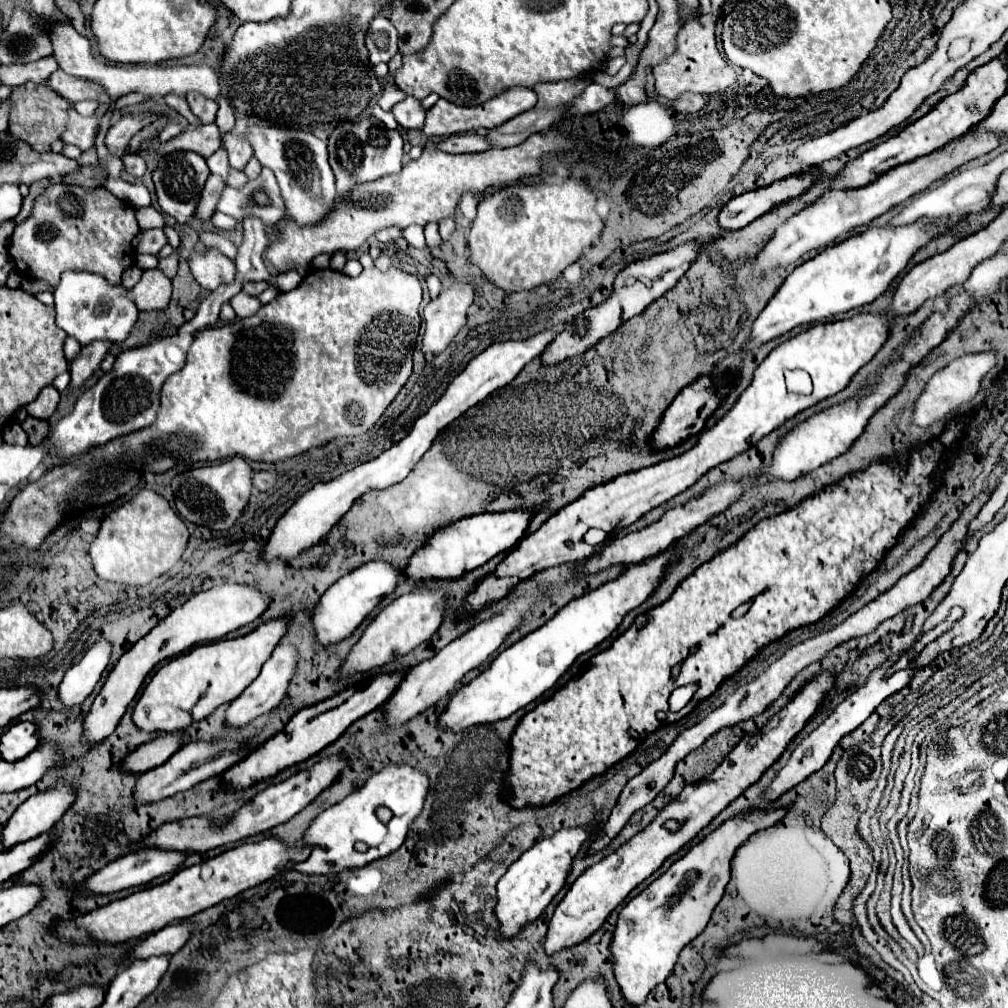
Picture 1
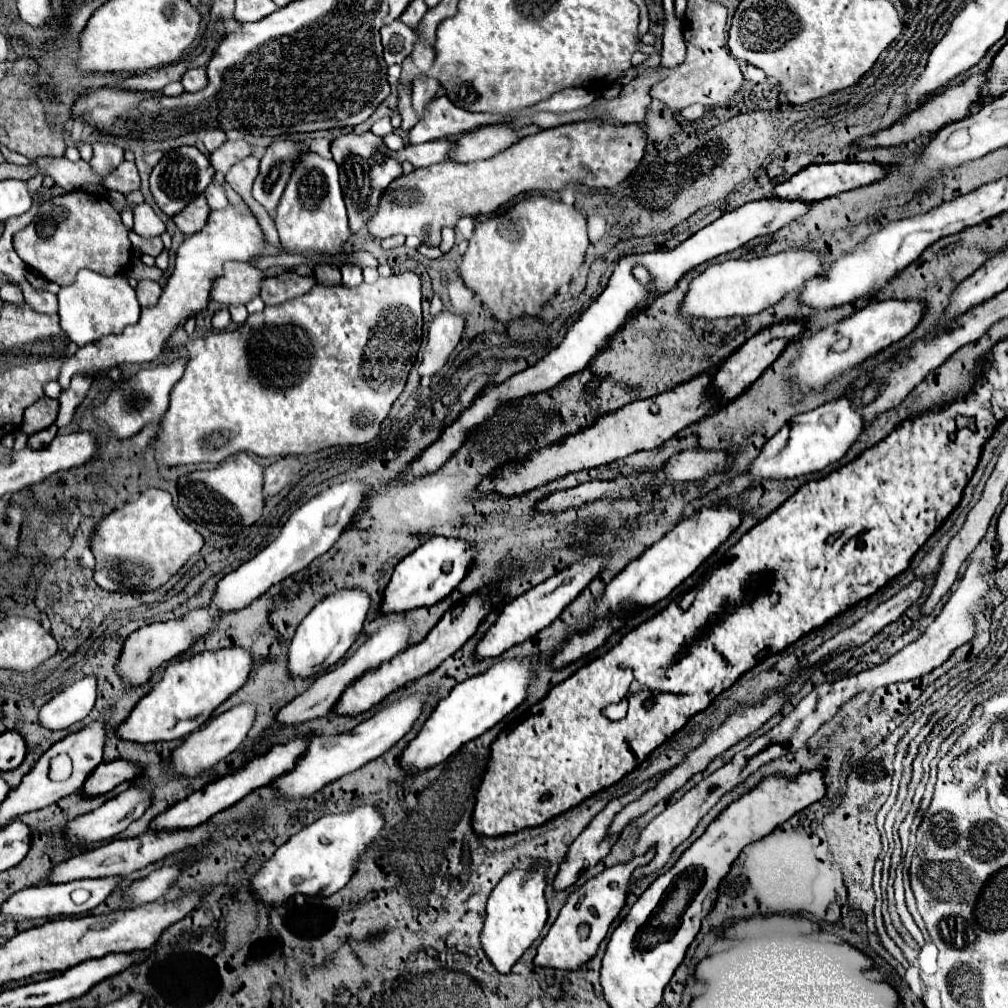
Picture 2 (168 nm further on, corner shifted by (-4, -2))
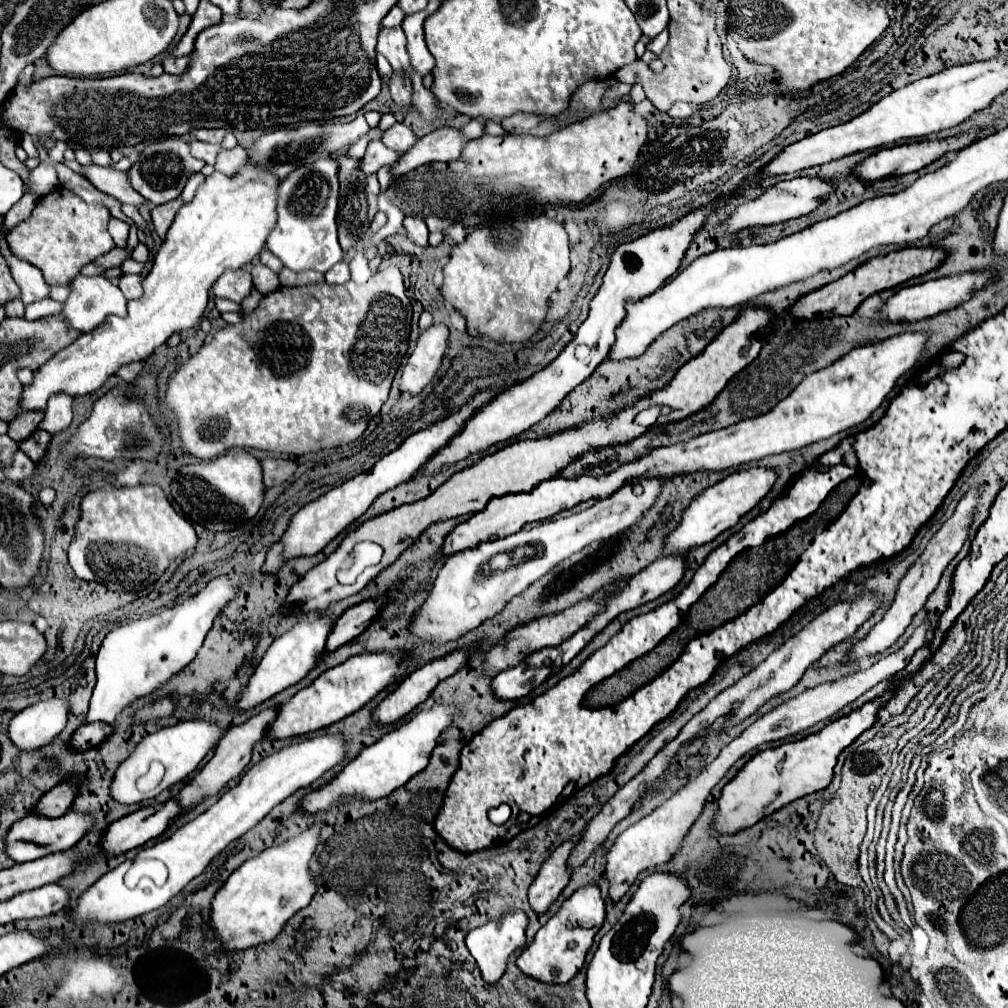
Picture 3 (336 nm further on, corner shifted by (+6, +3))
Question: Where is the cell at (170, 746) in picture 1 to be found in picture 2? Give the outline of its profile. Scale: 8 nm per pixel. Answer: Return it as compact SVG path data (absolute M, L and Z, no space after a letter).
M116 759L110 763L100 763L100 767L90 775L90 779L84 783L82 791L86 795L102 795L114 789L116 785L124 781L132 781L142 773L142 765L126 761L126 759Z

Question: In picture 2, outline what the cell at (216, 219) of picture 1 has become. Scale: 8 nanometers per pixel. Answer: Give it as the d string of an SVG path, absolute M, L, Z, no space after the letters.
M228 205L222 211L212 211L204 229L194 233L192 237L186 237L186 241L178 247L174 273L168 279L158 305L144 307L140 321L134 327L126 327L126 331L122 331L122 335L102 339L102 343L86 345L86 347L78 349L72 357L68 357L66 363L62 365L62 371L58 377L58 383L62 385L62 389L66 385L70 385L70 379L76 373L100 375L122 363L154 361L162 353L162 347L168 341L170 333L180 323L184 323L190 315L196 315L206 309L206 303L210 299L212 281L214 281L214 277L218 277L222 273L222 265L226 261L248 261L252 257L258 257L262 253L262 245L264 245L262 229L248 207L246 207L246 211L242 211L242 207Z

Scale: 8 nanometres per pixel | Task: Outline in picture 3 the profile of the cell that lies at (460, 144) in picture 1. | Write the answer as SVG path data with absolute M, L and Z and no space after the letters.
M372 140L366 148L366 154L362 156L362 160L358 162L358 168L364 174L376 174L382 166L390 166L400 158L398 152L386 148L380 140Z

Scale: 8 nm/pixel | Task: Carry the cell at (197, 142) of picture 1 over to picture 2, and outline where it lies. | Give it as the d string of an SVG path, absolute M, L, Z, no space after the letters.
M208 129L208 131L204 133L204 147L206 147L210 153L216 151L224 141L226 141L226 135L224 135L224 131L220 131L220 129Z

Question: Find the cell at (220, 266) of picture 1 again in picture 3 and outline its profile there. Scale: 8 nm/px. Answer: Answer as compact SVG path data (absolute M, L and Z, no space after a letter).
M226 270L212 286L212 294L216 298L228 298L232 302L242 302L250 290L252 276L248 270Z

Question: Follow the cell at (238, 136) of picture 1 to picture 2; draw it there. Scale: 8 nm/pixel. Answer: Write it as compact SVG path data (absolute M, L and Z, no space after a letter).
M236 139L236 141L226 141L222 147L218 147L212 157L210 163L216 171L222 171L224 175L232 169L234 163L246 159L252 153L252 145L244 139Z

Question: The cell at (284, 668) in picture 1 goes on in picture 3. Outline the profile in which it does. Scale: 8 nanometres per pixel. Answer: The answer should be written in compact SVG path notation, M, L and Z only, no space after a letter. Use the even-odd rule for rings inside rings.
M204 720L180 722L176 726L166 726L166 728L160 728L158 732L154 732L154 734L148 734L136 746L136 750L114 772L114 778L112 778L112 784L110 784L110 796L114 796L114 800L118 804L126 804L126 806L138 804L142 800L158 796L162 790L170 788L176 782L182 782L190 772L194 772L196 766L200 764L200 760L206 756L206 752L216 746L220 734L222 734L222 730L214 722L204 722ZM152 762L160 762L164 766L164 776L162 776L162 780L158 782L156 788L144 790L138 784L148 774Z

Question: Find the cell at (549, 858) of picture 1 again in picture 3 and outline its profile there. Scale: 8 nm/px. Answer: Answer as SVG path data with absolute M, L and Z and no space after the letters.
M518 910L518 912L508 914L508 916L502 916L498 920L490 920L488 924L484 924L484 926L474 928L474 930L468 932L466 946L468 946L470 954L474 956L484 982L496 984L500 980L500 976L506 970L506 962L508 962L510 954L526 944L526 936L524 936L526 926L528 926L528 918L526 918L526 914L522 910Z

